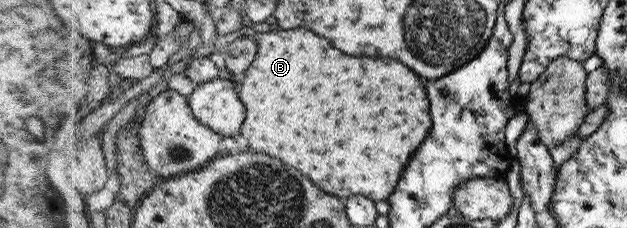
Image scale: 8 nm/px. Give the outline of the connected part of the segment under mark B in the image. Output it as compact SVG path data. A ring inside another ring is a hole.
M308 28L281 29L267 34L251 32L258 40L257 62L241 83L242 100L249 108L243 134L257 152L271 154L311 176L319 188L333 196L360 194L378 203L387 200L409 162L409 156L423 142L431 128L429 100L417 74L391 58L347 56L331 46L327 38Z

